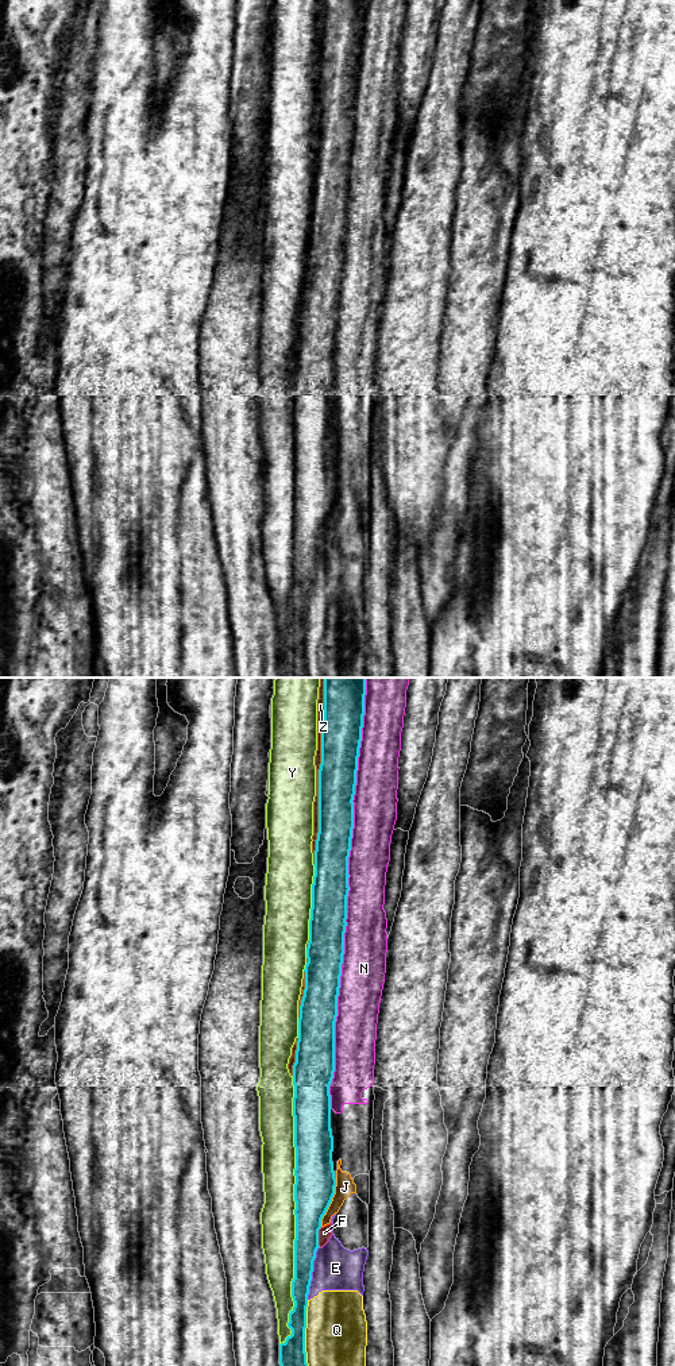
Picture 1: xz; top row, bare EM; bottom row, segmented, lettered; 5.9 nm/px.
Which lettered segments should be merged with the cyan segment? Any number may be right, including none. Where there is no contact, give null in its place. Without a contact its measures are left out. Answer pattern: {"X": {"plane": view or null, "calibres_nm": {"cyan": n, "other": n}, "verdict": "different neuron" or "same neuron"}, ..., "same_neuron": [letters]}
{"E": {"plane": "xz", "calibres_nm": {"cyan": 140, "other": 260}, "verdict": "different neuron"}, "F": {"plane": "xz", "calibres_nm": {"cyan": 220, "other": 80}, "verdict": "different neuron"}, "J": {"plane": "xz", "calibres_nm": {"cyan": 240, "other": 110}, "verdict": "different neuron"}, "N": {"plane": "xz", "calibres_nm": {"cyan": 220, "other": 240}, "verdict": "different neuron"}, "Q": {"plane": "xz", "calibres_nm": {"cyan": 160, "other": 360}, "verdict": "different neuron"}, "Y": {"plane": "xz", "calibres_nm": {"cyan": 240, "other": 200}, "verdict": "different neuron"}, "Z": {"plane": "xz", "calibres_nm": {"cyan": 240, "other": 50}, "verdict": "different neuron"}, "same_neuron": []}

